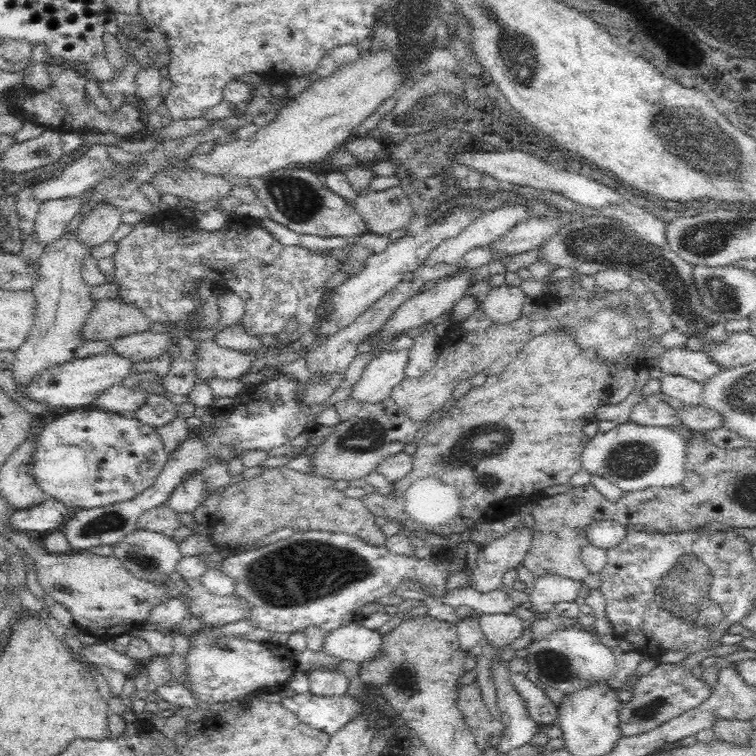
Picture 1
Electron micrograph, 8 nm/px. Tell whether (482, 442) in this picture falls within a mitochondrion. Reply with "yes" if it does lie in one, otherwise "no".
yes

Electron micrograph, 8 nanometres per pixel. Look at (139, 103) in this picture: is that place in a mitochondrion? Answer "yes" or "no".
no

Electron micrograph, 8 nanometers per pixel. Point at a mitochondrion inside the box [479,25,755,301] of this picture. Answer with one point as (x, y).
(694, 142)

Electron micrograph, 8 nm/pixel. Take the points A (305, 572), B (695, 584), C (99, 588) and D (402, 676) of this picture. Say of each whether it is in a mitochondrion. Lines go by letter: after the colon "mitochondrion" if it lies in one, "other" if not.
A: mitochondrion
B: mitochondrion
C: mitochondrion
D: mitochondrion

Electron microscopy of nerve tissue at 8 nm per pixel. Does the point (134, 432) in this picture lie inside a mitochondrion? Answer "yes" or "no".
no

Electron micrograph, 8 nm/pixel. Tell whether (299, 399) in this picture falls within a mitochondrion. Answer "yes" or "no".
no

